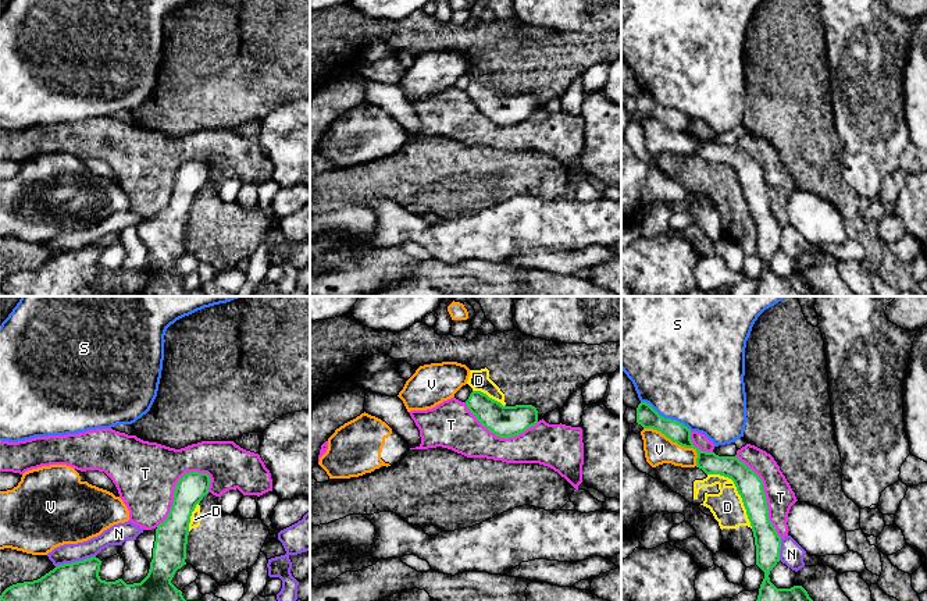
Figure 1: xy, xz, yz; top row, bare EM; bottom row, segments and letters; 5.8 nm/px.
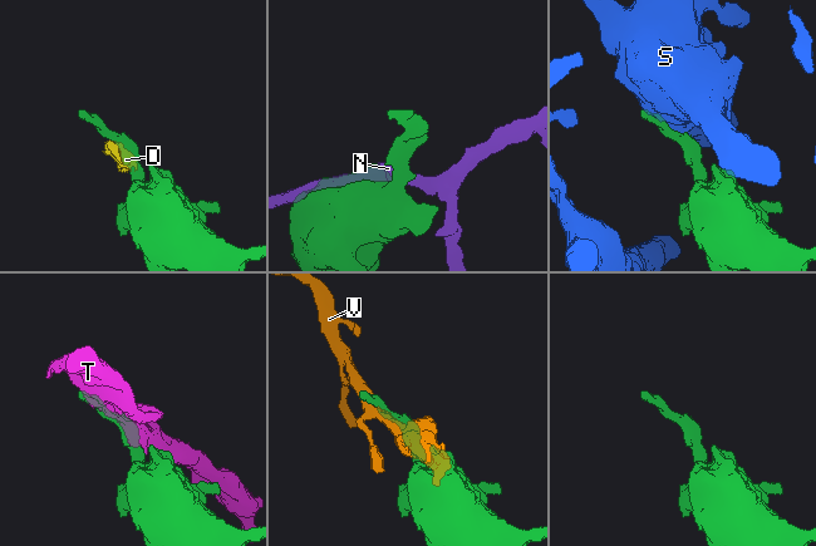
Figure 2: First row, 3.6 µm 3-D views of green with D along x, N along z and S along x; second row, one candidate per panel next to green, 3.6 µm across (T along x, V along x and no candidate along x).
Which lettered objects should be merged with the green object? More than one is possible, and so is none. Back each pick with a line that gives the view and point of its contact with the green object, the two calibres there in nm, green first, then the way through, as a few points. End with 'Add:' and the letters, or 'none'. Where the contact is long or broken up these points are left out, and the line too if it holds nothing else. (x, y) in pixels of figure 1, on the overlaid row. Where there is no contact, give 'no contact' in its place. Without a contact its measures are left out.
Add: none

